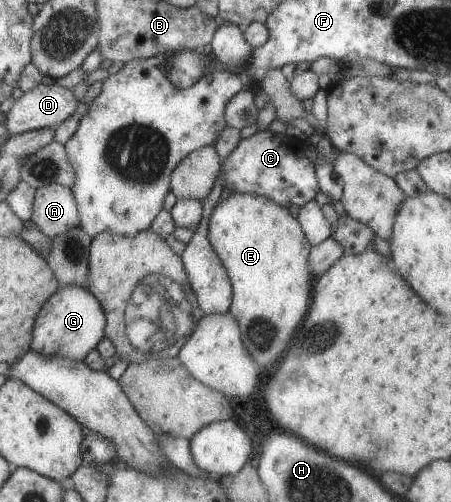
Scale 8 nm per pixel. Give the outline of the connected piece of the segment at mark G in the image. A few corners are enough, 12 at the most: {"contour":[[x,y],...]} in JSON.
{"contour":[[82,286],[43,303],[31,350],[84,361],[106,316]]}

